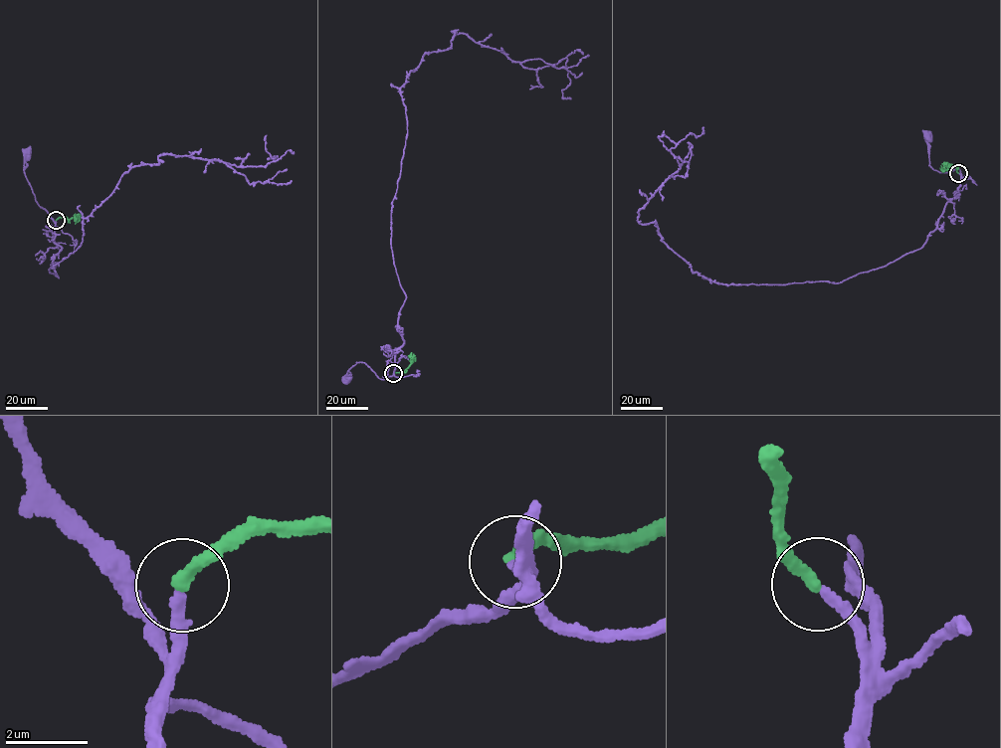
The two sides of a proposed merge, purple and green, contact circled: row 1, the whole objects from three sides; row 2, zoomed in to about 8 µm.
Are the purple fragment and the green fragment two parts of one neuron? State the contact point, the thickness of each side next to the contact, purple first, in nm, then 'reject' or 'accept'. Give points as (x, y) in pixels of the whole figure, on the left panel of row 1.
at (56, 220); 240 nm thick on the purple side, 280 nm on the other; accept

